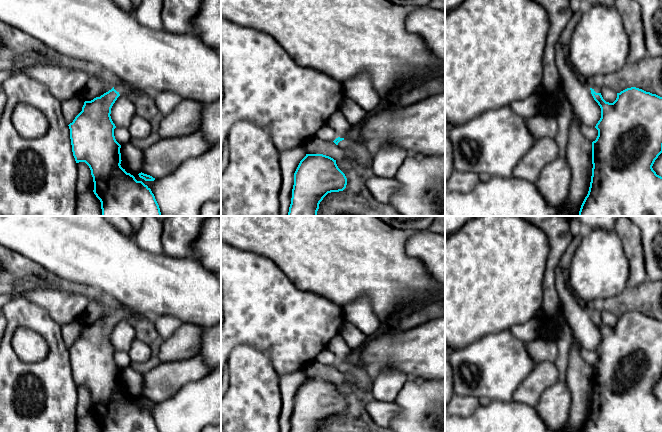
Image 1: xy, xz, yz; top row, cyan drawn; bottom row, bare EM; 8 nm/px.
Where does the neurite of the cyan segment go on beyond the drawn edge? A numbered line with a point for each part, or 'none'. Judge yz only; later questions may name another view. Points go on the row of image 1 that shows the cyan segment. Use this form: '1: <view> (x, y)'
1: yz (596, 85)

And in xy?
1: xy (123, 88)

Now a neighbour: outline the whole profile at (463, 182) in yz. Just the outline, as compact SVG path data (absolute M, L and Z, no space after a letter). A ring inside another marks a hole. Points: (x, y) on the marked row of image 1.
M454 170L445 183L445 191L468 193L480 182L480 174Z

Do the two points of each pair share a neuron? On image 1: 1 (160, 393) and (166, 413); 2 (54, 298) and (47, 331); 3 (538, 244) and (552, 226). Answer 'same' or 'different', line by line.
1: different
2: different
3: different

